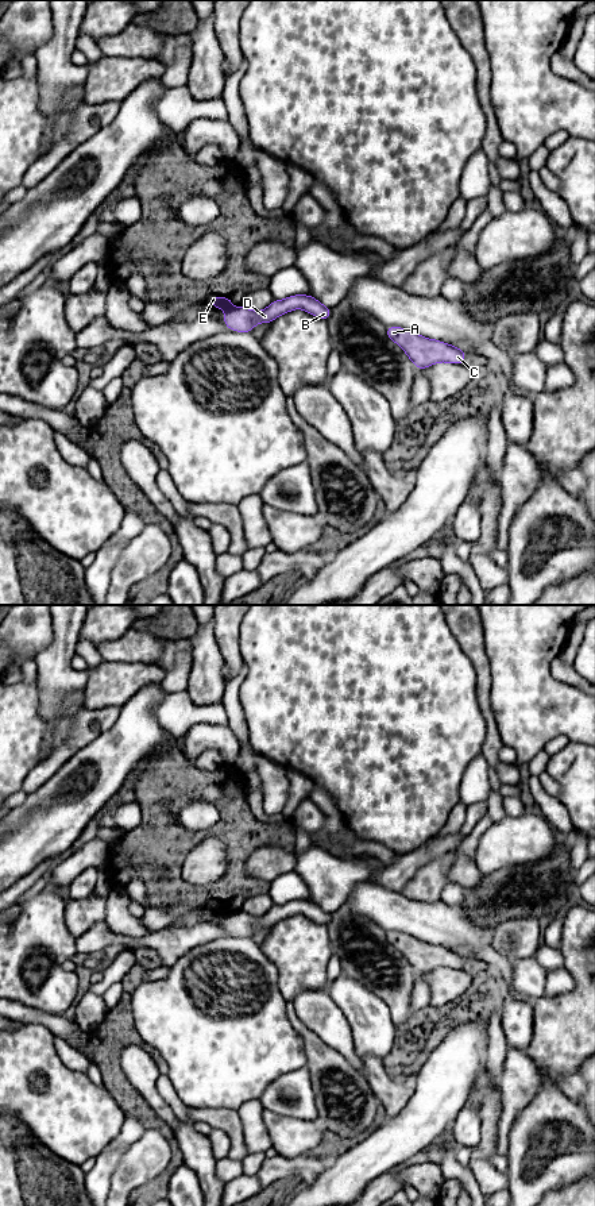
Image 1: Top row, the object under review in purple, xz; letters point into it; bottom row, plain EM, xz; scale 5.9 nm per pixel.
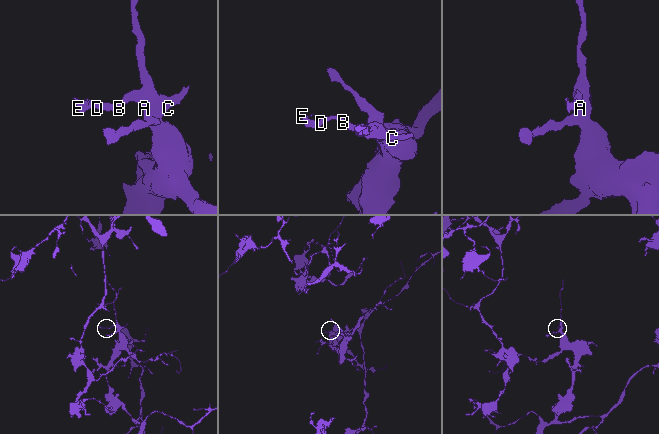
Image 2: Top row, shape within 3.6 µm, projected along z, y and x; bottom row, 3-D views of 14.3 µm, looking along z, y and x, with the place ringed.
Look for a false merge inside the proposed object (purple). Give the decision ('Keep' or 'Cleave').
Cleave

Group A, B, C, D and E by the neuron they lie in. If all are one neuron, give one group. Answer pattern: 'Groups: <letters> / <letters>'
Groups: A B C D / E

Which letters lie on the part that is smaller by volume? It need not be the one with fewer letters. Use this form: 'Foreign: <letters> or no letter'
Foreign: E

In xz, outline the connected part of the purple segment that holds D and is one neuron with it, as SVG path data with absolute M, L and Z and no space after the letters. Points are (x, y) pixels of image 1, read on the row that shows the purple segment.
M294 294L283 300L274 300L263 311L251 311L246 307L228 308L224 312L224 323L228 330L237 332L251 332L259 323L271 323L278 316L294 309L304 309L308 313L327 320L331 308L322 305L318 300L308 294Z

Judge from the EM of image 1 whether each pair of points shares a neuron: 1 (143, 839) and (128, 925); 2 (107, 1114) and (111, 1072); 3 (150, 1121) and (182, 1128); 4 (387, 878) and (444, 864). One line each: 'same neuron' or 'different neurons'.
1: different neurons
2: different neurons
3: different neurons
4: different neurons

